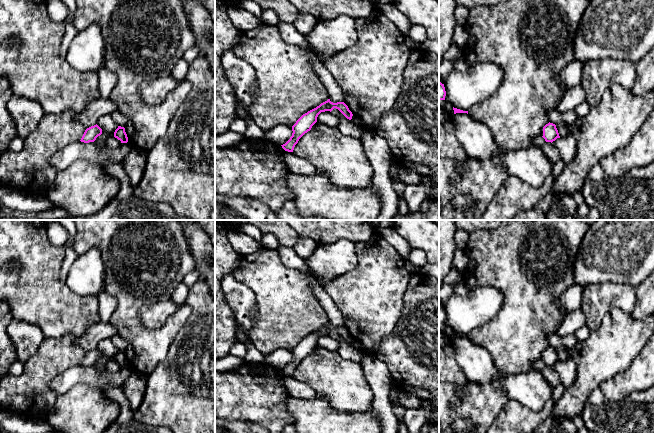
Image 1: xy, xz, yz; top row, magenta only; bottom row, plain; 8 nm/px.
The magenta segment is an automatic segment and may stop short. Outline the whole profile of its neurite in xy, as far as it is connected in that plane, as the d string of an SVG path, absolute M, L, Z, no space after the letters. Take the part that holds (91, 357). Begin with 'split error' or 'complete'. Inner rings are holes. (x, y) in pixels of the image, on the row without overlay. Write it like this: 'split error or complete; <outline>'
complete; M96 348L85 354L80 365L84 367L94 366L96 362L101 358L102 358L102 353Z

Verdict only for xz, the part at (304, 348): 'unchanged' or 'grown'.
unchanged

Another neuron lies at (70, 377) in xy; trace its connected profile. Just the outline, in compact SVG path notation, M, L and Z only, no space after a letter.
M81 365L66 368L51 381L51 389L57 396L68 392L78 384L99 387L103 390L107 386L121 386L129 377L128 367L122 367L119 372L98 371L94 366L84 367Z

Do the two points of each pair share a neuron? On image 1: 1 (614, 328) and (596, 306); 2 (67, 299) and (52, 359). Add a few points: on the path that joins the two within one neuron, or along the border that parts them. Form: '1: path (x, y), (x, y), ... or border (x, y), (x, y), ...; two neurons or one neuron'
1: border (627, 312), (611, 308), (602, 322), (591, 331); two neurons
2: border (75, 336), (61, 335), (59, 337), (45, 338); two neurons

